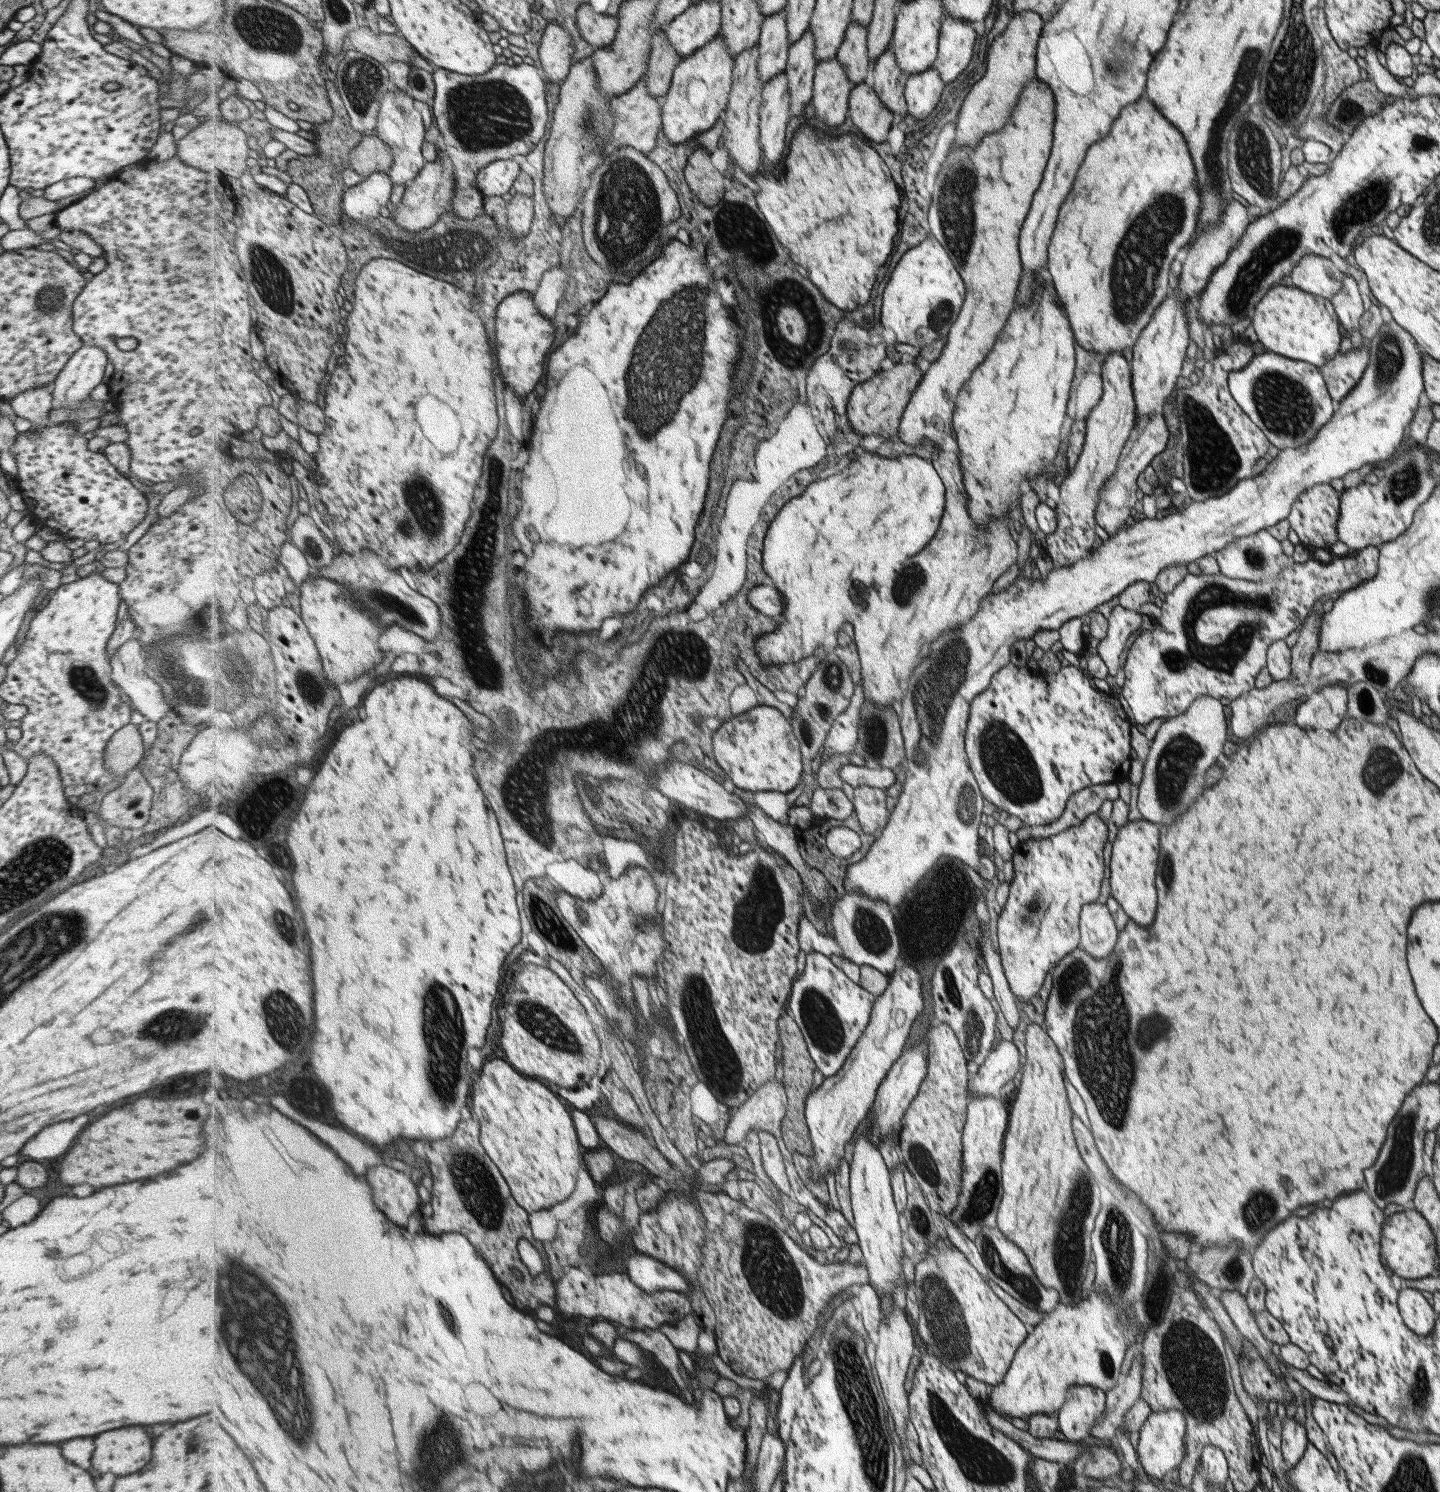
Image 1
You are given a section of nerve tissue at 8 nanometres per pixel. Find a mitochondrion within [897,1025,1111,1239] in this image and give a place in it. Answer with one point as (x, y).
(982, 1199)

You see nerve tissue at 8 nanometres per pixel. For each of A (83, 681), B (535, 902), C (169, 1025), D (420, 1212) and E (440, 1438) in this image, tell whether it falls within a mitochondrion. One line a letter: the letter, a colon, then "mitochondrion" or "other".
A: mitochondrion
B: mitochondrion
C: mitochondrion
D: other
E: mitochondrion

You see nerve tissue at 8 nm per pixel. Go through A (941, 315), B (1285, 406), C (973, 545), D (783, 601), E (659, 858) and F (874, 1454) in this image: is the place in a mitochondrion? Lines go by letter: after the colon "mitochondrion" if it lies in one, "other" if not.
A: mitochondrion
B: mitochondrion
C: other
D: other
E: other
F: mitochondrion

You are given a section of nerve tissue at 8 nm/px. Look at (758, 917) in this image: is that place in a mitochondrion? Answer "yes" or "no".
yes

